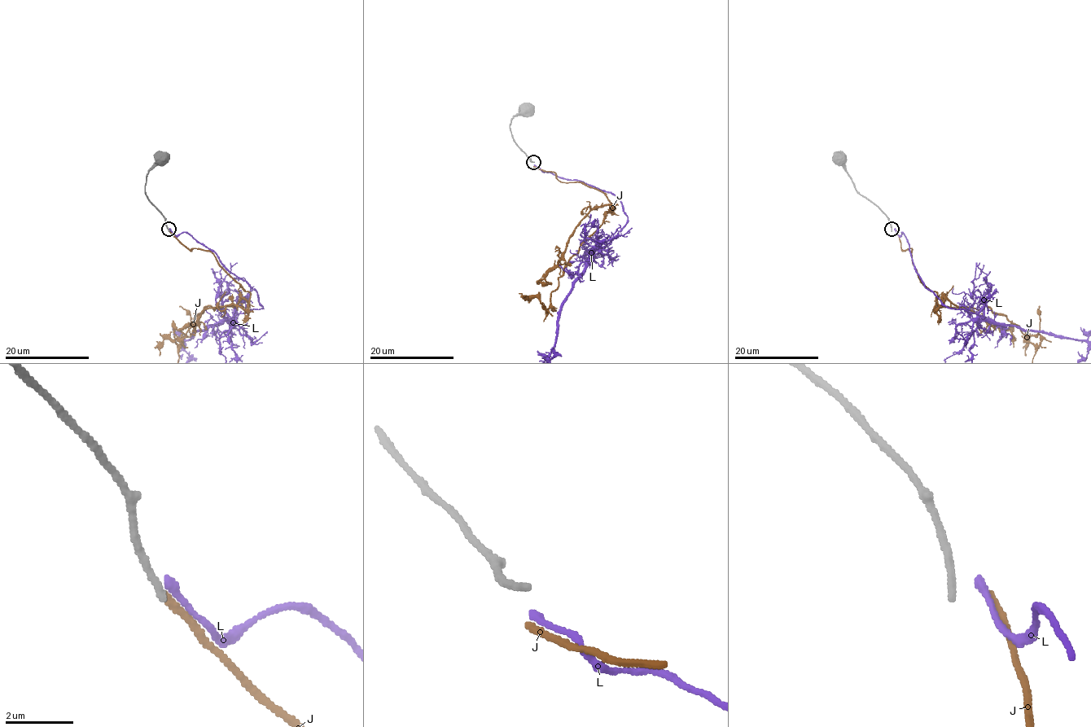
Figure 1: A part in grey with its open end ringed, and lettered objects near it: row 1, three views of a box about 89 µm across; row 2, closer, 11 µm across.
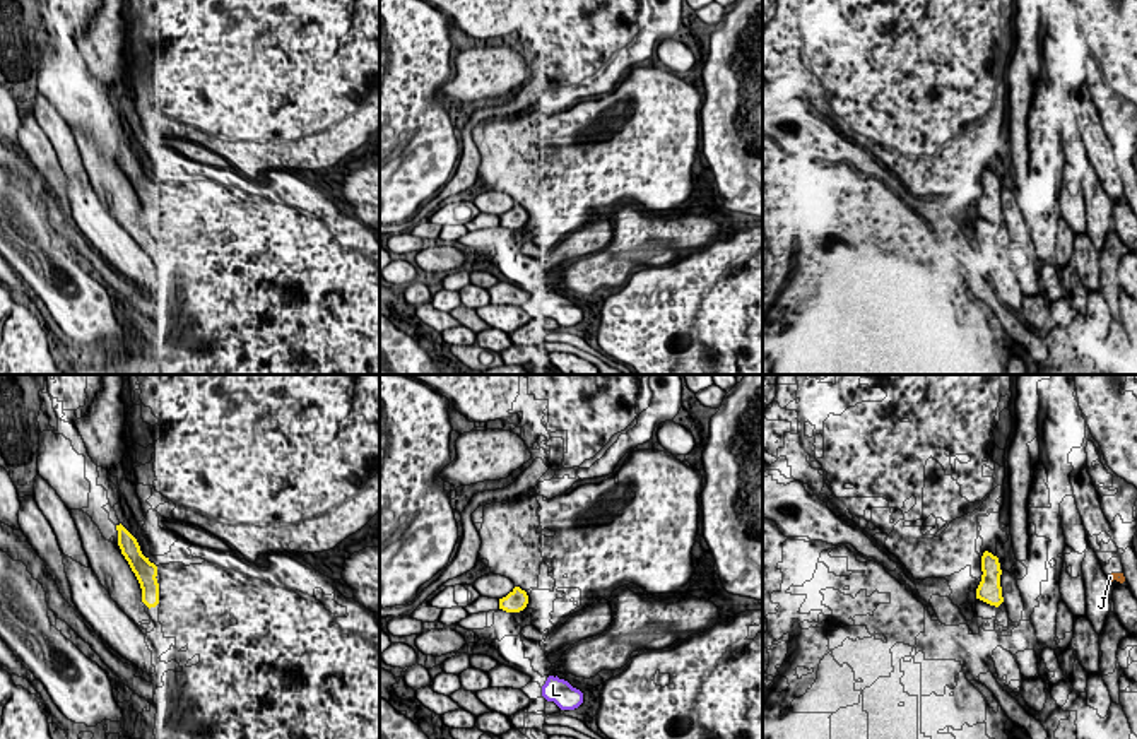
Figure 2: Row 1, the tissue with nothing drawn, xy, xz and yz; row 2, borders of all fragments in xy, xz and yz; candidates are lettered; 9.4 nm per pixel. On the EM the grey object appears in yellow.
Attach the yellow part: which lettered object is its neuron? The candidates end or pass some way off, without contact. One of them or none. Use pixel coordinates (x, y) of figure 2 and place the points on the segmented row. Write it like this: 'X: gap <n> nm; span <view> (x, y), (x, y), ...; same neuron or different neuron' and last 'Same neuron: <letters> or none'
J: gap 1000 nm; span yz (1002, 597), (1108, 579); different neuron
L: gap 650 nm; span xz (518, 611), (549, 676); same neuron
Same neuron: L

